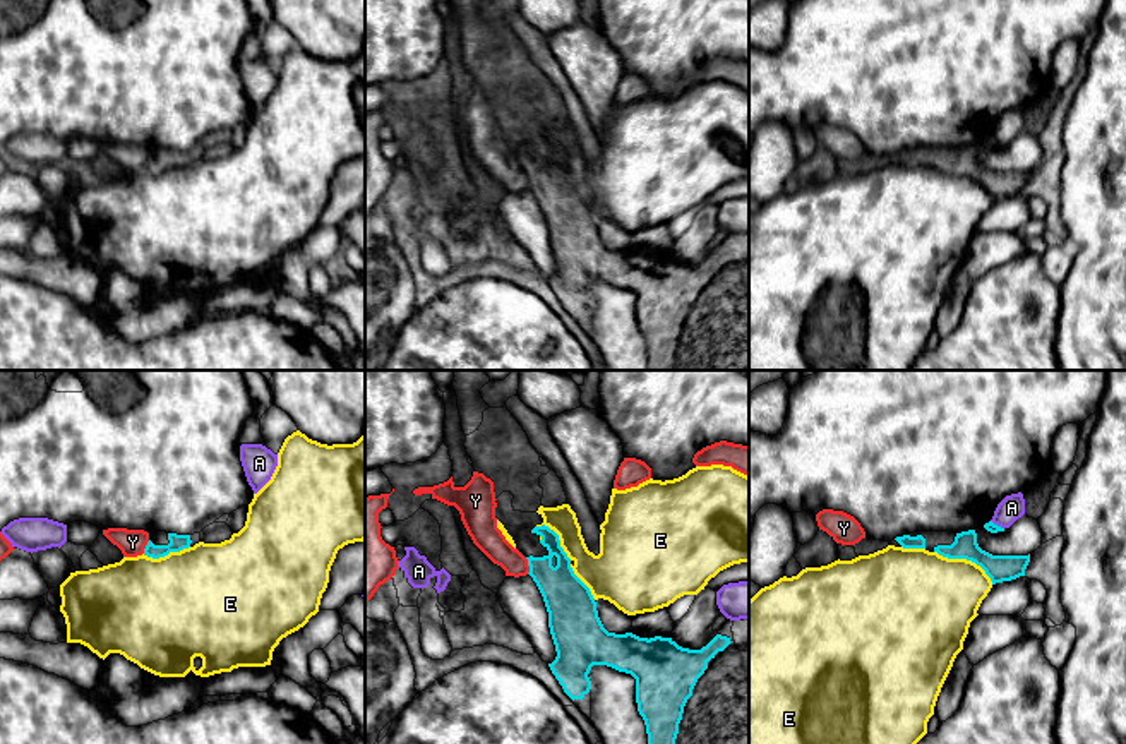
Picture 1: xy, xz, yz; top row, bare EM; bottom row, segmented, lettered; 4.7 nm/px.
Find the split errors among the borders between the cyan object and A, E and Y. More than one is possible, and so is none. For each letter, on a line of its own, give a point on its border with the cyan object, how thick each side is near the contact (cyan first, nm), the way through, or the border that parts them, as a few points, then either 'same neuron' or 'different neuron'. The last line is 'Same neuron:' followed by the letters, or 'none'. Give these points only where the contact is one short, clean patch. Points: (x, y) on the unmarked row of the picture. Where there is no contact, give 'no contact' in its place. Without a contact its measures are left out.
A: contact yz (996, 141); calibres 50 and 120 nm; different neuron
E: contact yz (965, 174); calibres 130 and 420 nm; different neuron
Y: contact xz (528, 180); calibres 220 and 140 nm; border xz (525, 174), (528, 189); different neuron
Same neuron: none

